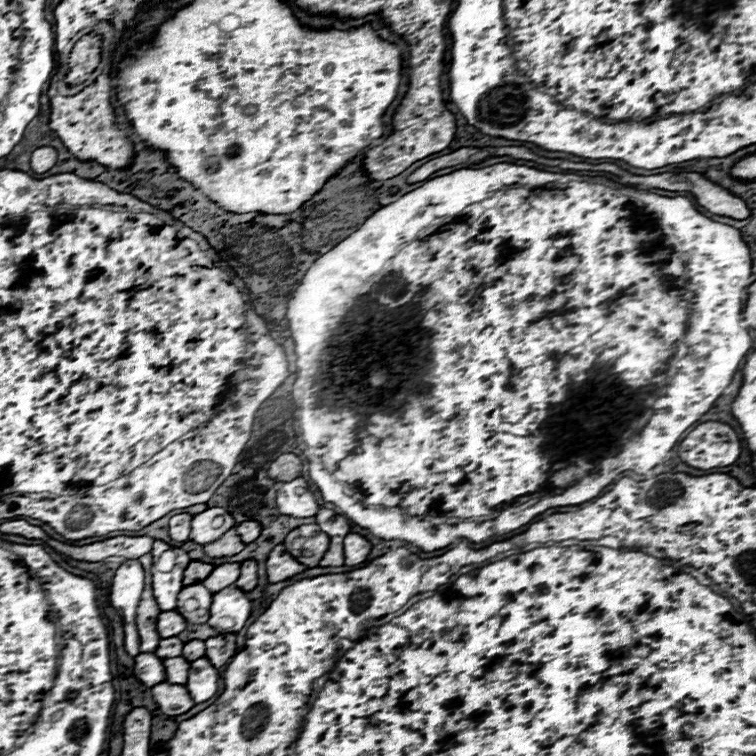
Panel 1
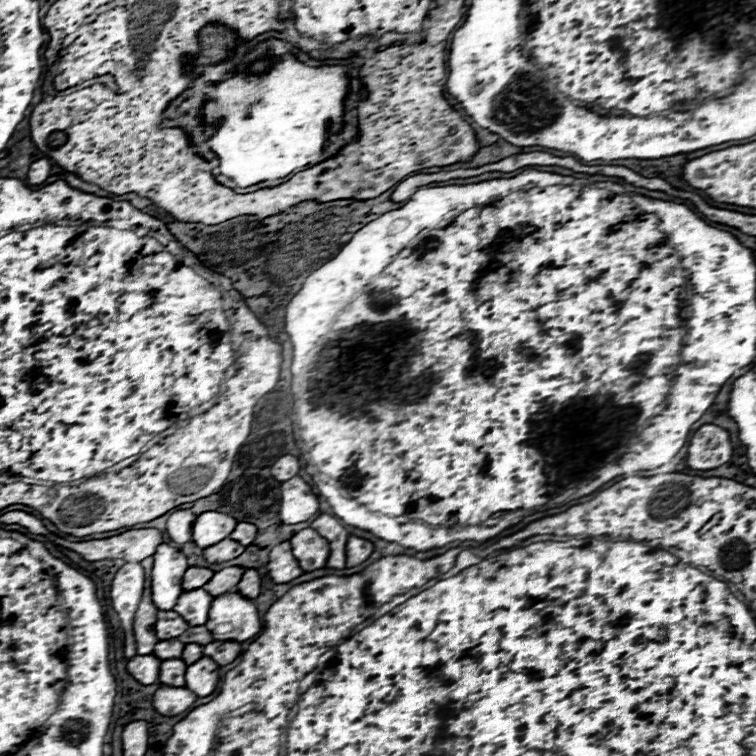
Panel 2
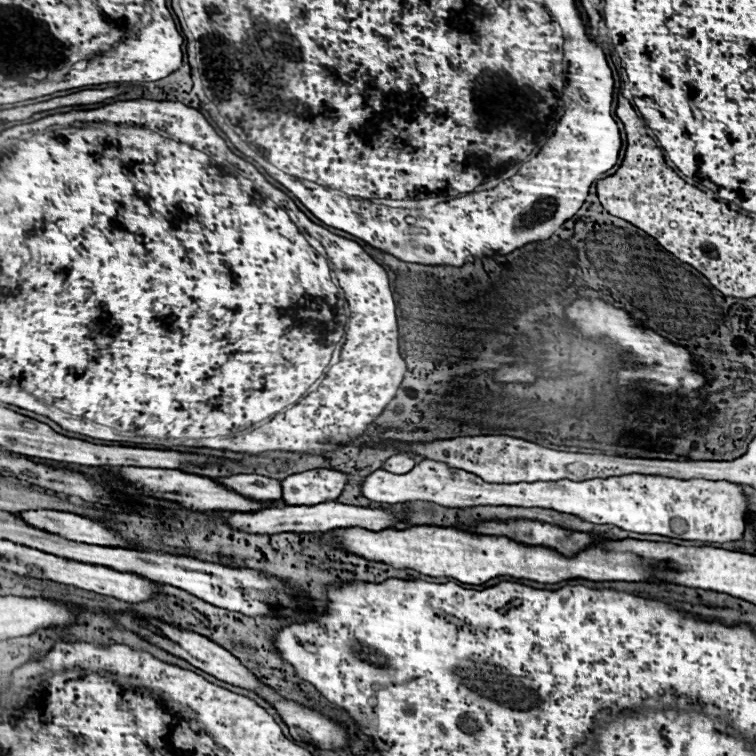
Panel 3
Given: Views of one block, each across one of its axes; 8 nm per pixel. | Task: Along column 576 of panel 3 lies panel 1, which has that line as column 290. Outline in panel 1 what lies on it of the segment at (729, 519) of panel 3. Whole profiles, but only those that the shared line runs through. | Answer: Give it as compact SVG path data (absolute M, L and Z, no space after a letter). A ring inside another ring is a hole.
M294 478L290 482L284 482L278 488L276 504L280 514L292 516L292 518L308 518L316 516L320 510L314 494L308 490L308 482L304 478Z

